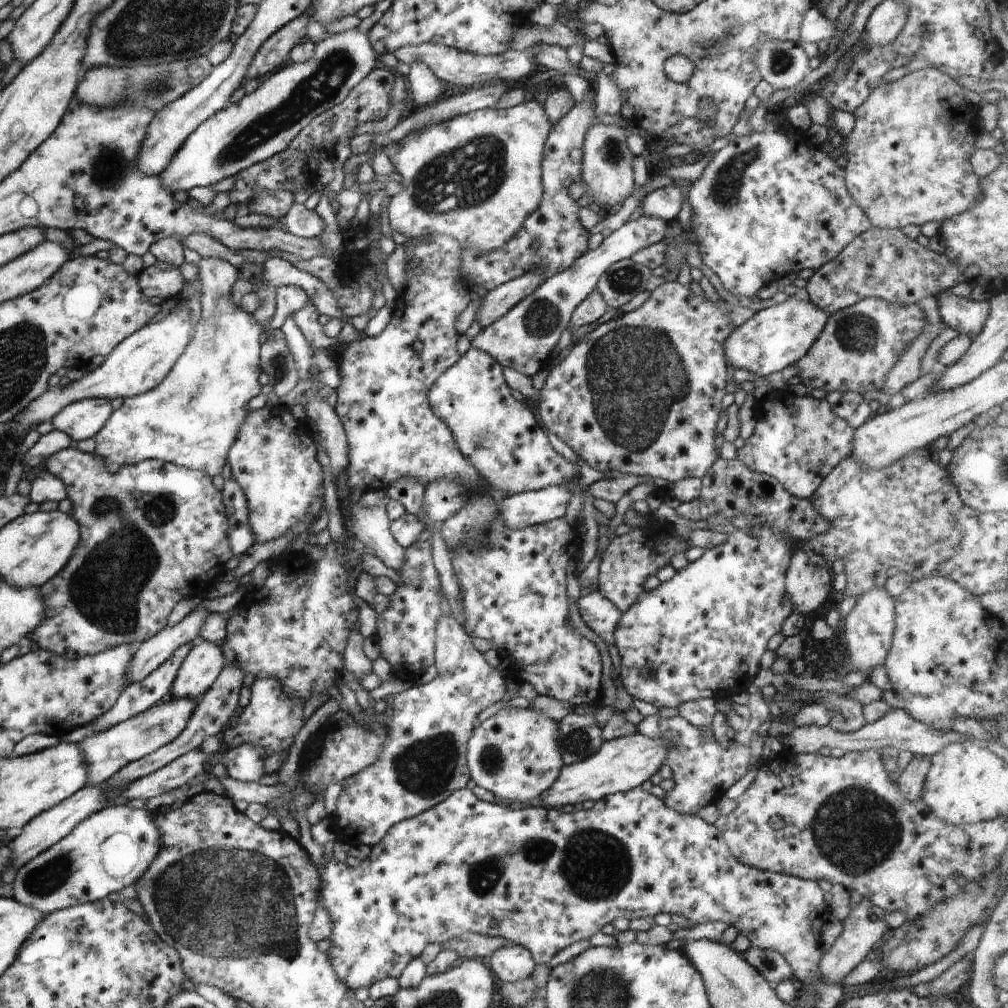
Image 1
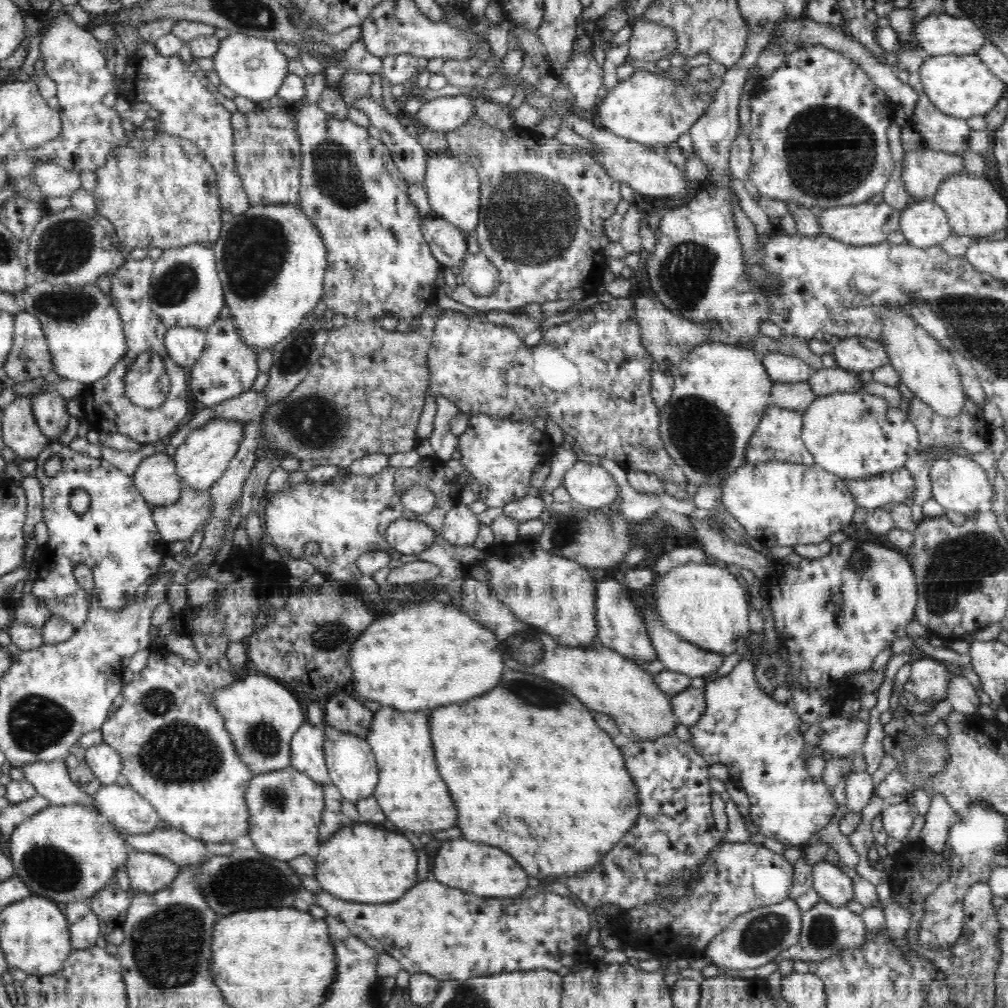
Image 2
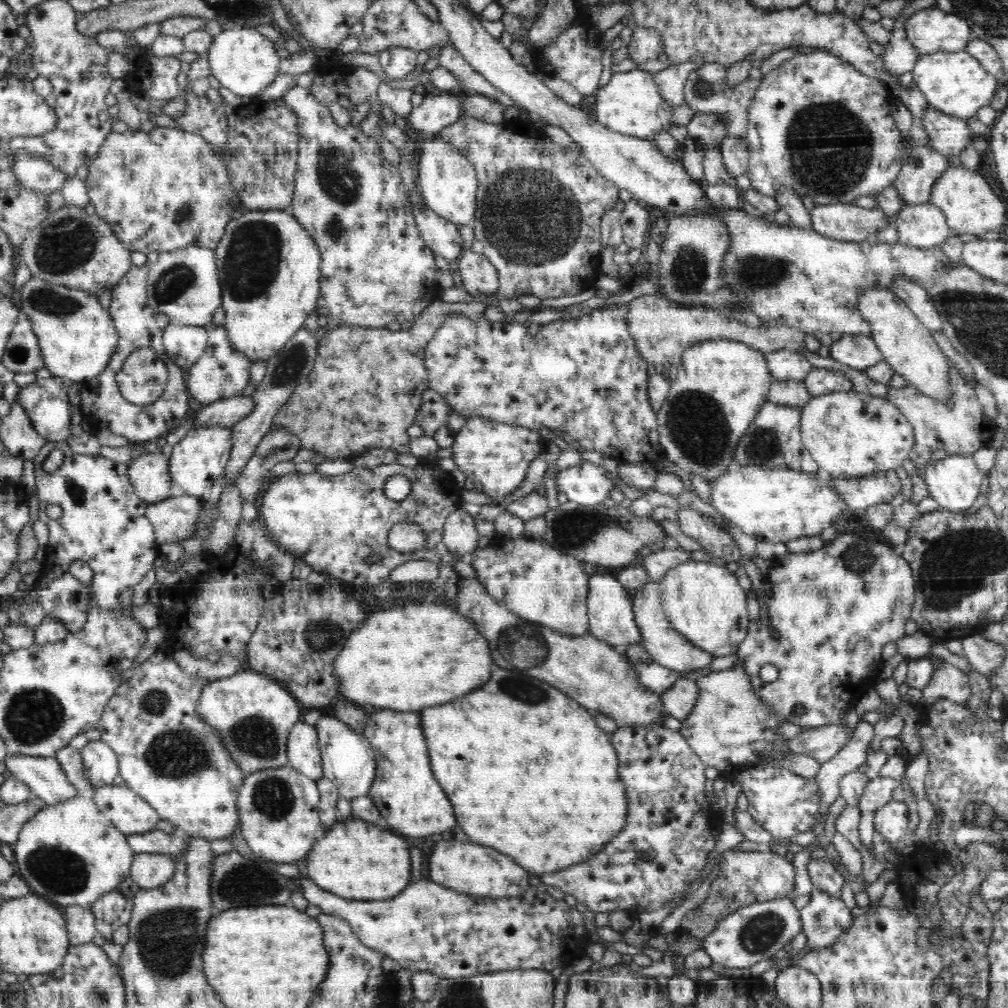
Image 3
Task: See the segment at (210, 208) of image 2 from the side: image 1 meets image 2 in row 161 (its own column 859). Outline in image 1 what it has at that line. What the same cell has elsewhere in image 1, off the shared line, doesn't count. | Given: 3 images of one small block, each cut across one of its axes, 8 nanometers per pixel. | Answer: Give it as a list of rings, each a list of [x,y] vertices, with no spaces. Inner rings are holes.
[[[928,67],[904,75],[902,78],[882,83],[878,88],[874,88],[870,92],[870,96],[866,96],[866,100],[862,102],[852,115],[855,119],[855,126],[844,137],[844,142],[841,144],[842,155],[846,157],[846,166],[844,169],[844,184],[846,190],[850,193],[850,198],[854,200],[854,204],[858,204],[858,208],[862,208],[862,212],[866,214],[866,218],[870,221],[871,226],[881,229],[903,229],[908,225],[922,226],[922,224],[933,222],[950,220],[952,216],[958,216],[970,208],[974,208],[974,204],[982,198],[982,186],[981,178],[979,178],[972,168],[970,158],[972,154],[978,149],[975,142],[979,133],[983,130],[982,120],[980,120],[978,114],[979,105],[971,104],[966,101],[966,91],[964,87],[958,85],[956,81],[948,76],[946,73],[940,72],[940,70]]]

